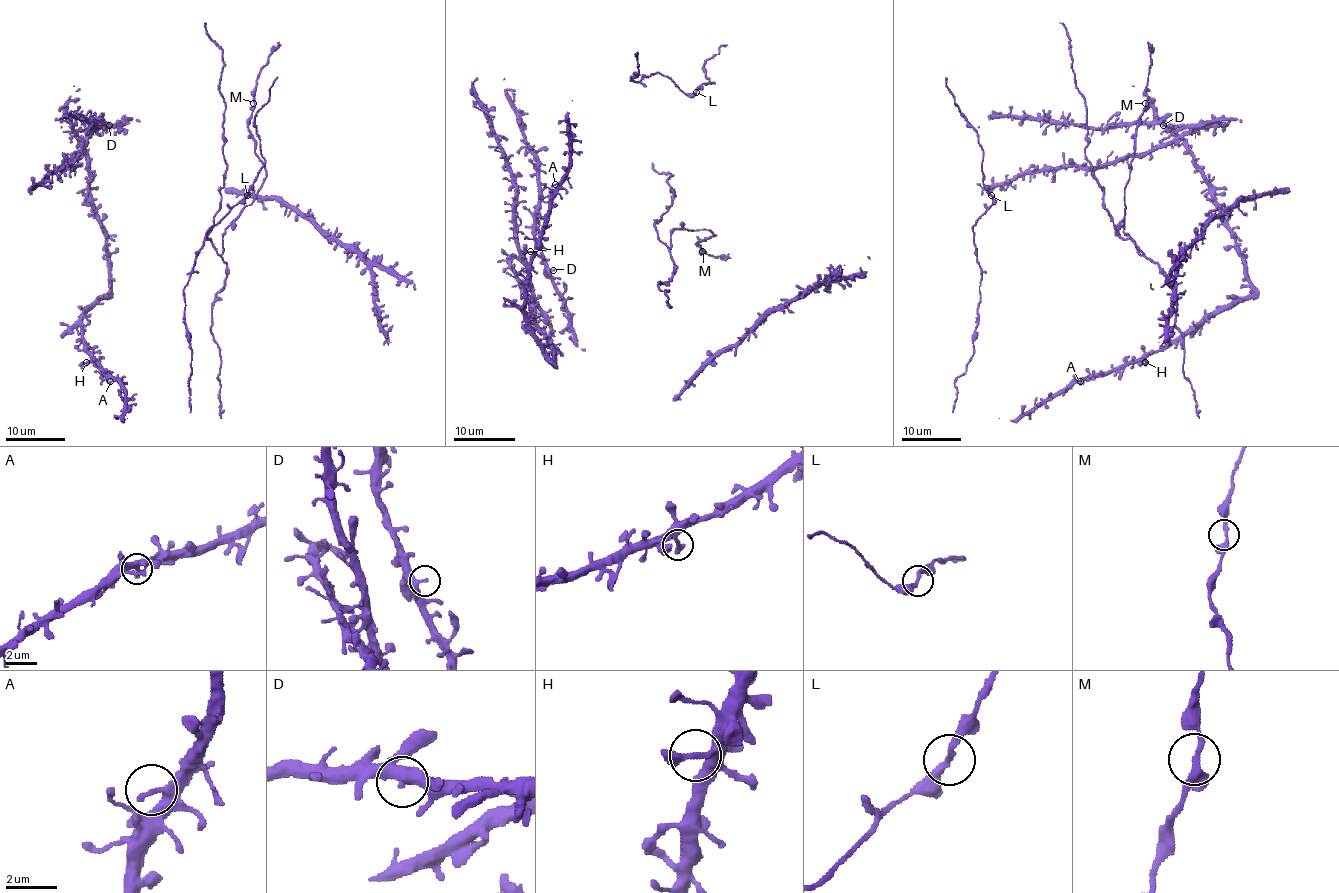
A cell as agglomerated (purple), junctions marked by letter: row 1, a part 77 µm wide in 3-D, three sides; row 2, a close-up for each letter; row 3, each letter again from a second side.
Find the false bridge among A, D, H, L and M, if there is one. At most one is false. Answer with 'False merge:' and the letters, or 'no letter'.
False merge: no letter

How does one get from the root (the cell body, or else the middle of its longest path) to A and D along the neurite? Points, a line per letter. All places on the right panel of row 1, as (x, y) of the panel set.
A: (1145, 353), (1105, 372), (1089, 374), (1080, 381)
D: (1145, 353), (1165, 350), (1251, 290), (1215, 187), (1183, 138), (1223, 126), (1163, 125)

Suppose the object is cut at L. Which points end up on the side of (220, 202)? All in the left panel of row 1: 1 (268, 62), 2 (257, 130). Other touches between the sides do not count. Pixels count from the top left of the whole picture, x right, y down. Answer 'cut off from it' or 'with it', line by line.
1: with it
2: cut off from it

